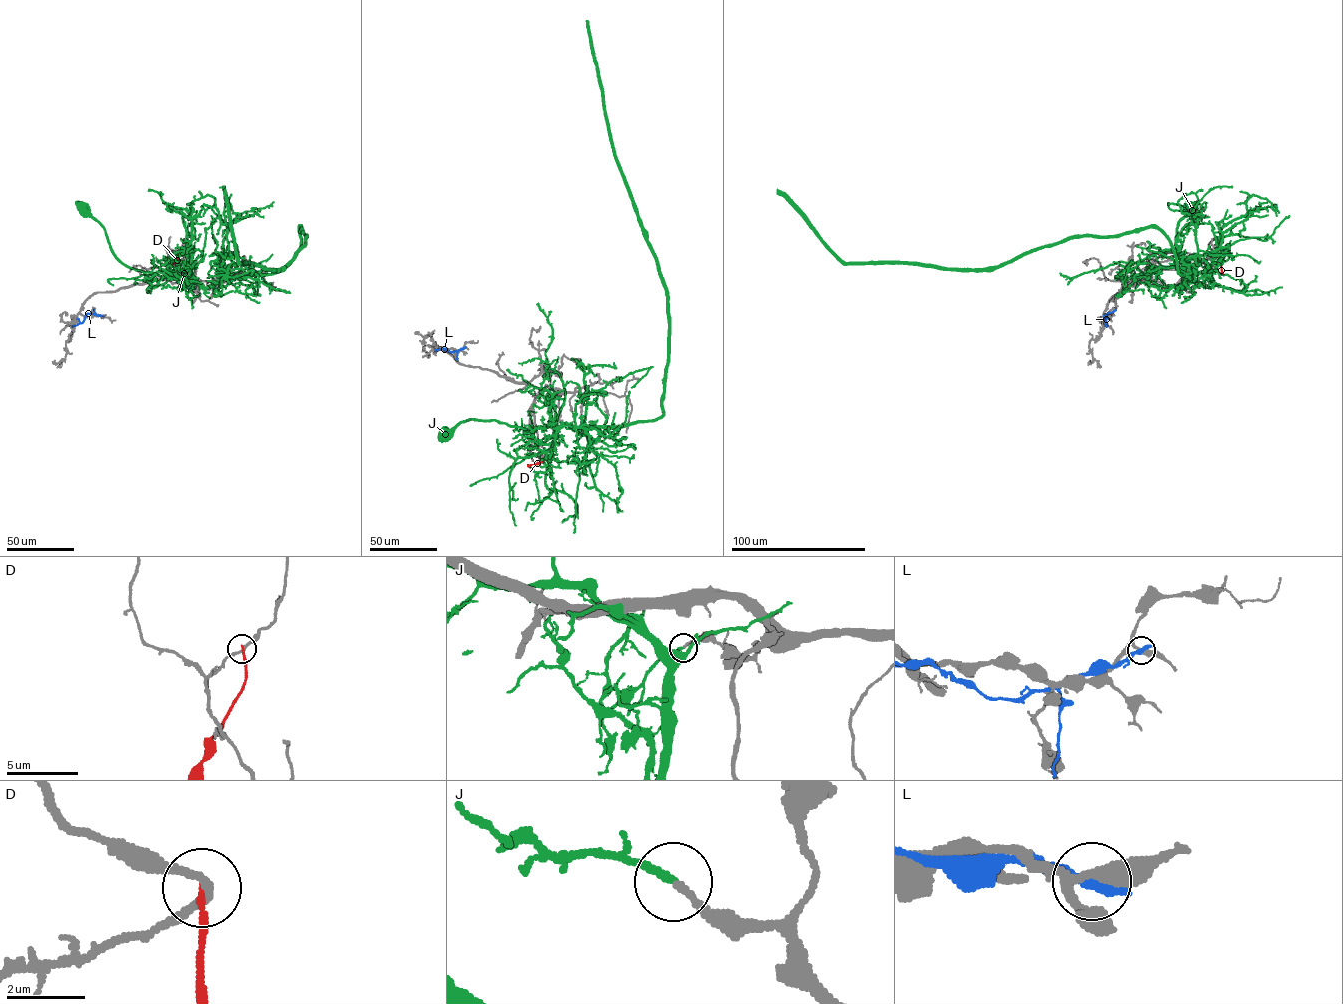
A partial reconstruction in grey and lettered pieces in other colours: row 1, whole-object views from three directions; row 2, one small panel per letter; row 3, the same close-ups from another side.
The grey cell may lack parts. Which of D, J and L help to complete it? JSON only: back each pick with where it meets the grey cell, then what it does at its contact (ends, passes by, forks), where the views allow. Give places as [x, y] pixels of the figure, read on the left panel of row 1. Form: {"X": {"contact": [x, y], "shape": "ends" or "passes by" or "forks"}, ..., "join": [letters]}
{"join": []}

